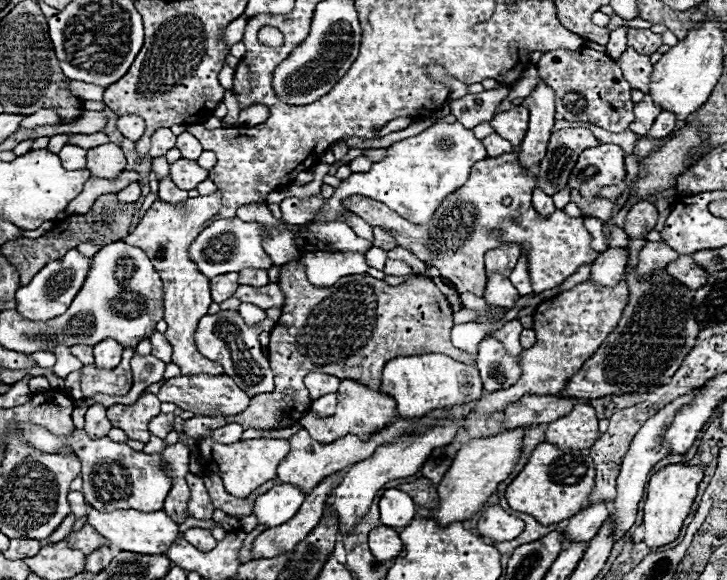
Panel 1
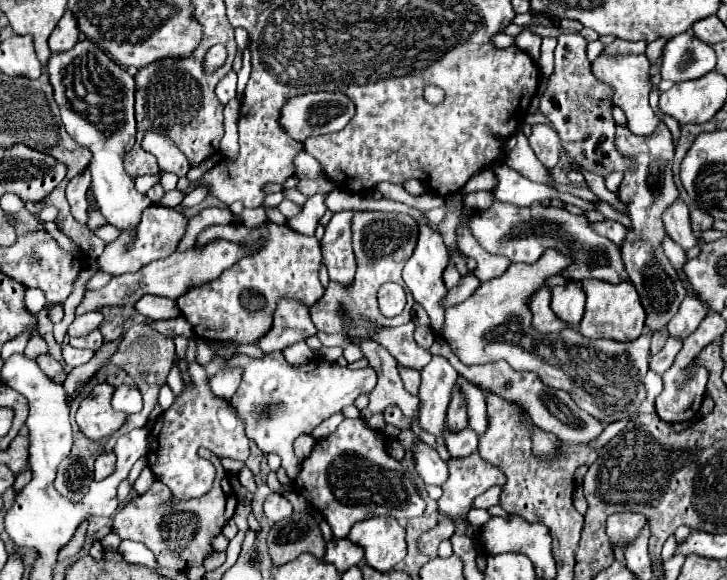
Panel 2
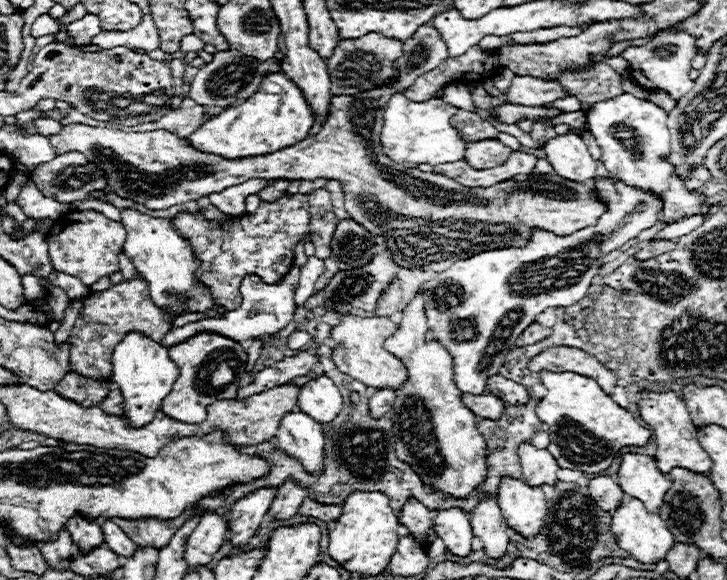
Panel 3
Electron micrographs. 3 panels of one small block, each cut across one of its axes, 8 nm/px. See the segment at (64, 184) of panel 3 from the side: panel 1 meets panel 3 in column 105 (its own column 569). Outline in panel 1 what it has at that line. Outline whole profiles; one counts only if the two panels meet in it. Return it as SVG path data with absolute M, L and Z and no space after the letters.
M600 144L580 154L568 188L576 188L588 200L596 200L604 186L618 186L624 178L624 150L616 144Z

